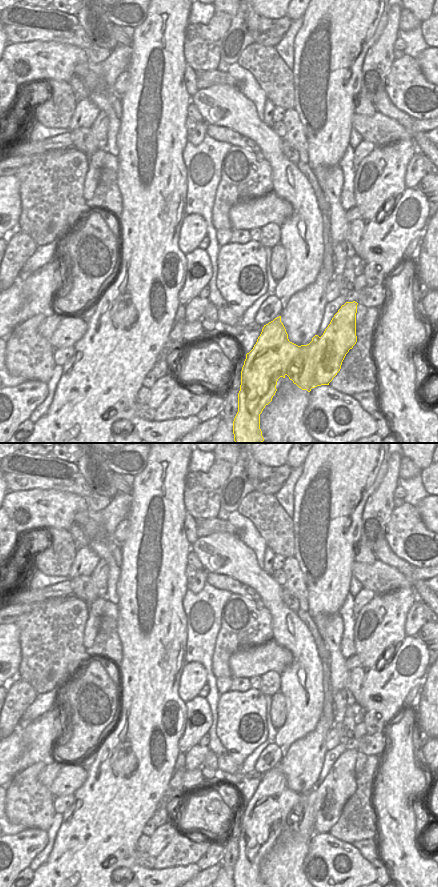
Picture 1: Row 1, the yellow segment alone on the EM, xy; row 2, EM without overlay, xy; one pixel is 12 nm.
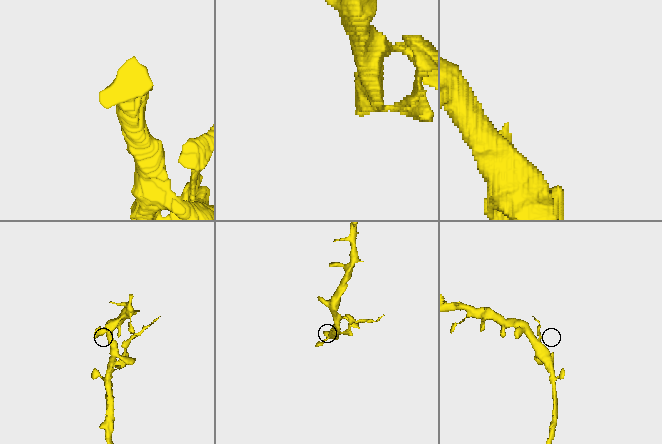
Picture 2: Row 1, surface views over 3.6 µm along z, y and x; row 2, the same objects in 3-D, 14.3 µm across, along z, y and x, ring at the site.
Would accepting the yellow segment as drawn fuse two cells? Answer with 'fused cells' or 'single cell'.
fused cells

